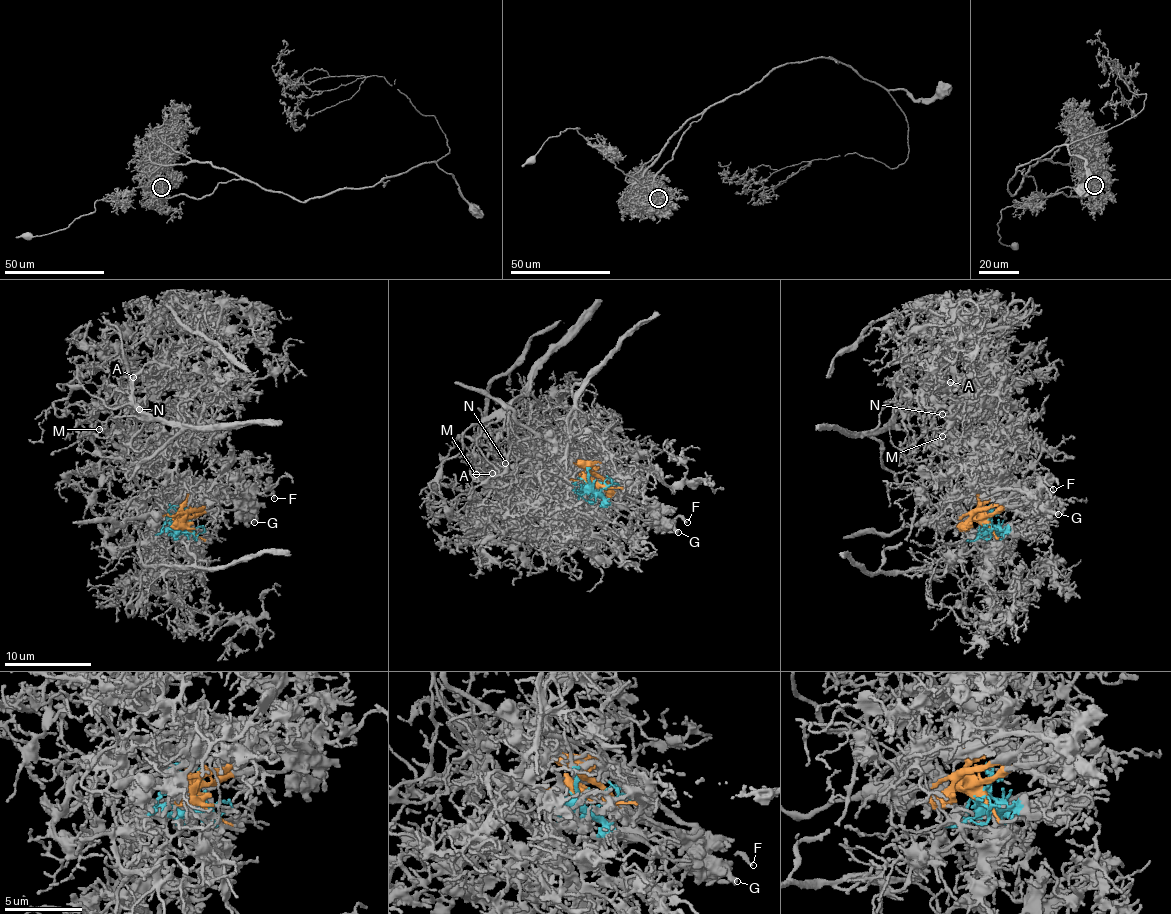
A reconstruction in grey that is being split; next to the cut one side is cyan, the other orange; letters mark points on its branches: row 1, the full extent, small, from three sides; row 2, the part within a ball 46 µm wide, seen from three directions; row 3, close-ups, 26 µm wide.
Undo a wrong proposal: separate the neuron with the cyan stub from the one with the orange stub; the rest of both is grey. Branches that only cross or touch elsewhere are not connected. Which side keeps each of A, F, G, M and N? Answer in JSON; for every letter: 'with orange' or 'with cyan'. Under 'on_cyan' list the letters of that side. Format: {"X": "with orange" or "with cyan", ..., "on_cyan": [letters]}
{"A": "with cyan", "F": "with orange", "G": "with orange", "M": "with cyan", "N": "with cyan", "on_cyan": ["A", "M", "N"]}

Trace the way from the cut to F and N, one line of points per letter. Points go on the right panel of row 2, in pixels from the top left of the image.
F: (983, 523), (1001, 509), (1019, 505), (1048, 475), (1045, 479), (1054, 489)
N: (983, 523), (998, 496), (984, 489), (985, 479), (959, 461), (953, 439), (960, 411), (950, 418), (943, 415)

